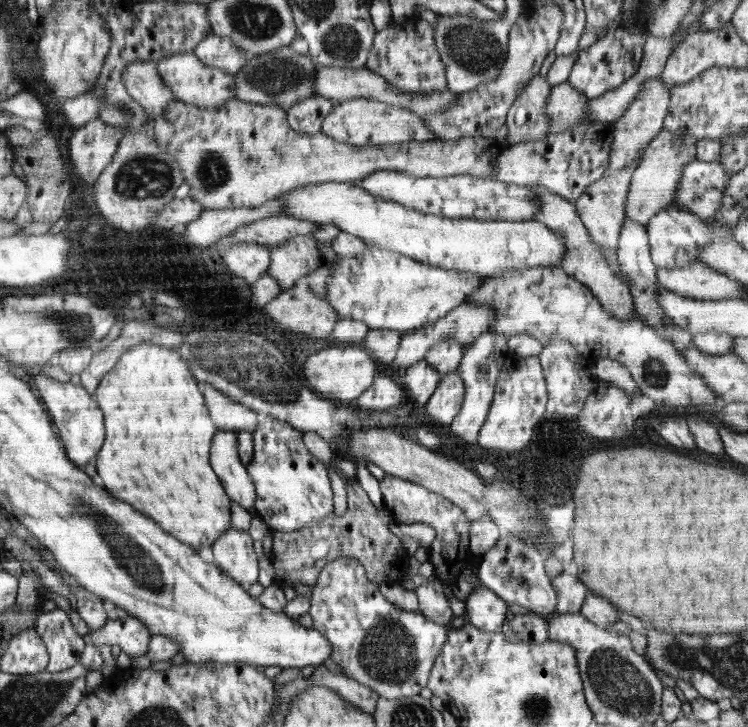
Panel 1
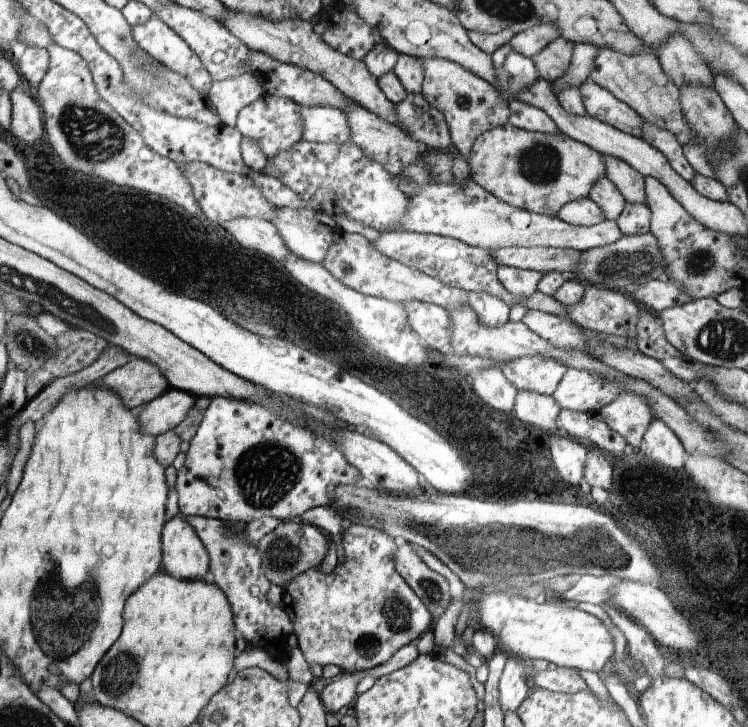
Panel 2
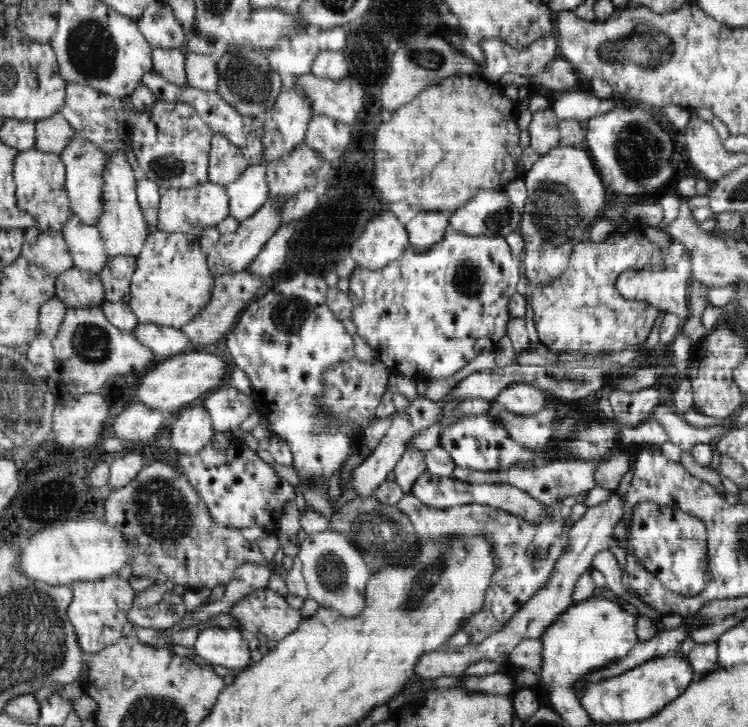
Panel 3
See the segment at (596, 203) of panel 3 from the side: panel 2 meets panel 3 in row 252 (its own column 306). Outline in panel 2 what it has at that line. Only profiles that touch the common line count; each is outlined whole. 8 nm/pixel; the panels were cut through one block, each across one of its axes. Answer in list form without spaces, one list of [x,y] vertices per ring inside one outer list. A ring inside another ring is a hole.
[[[300,520],[282,521],[256,544],[262,557],[261,565],[266,578],[272,584],[284,588],[303,572],[320,568],[330,546],[326,537],[326,533],[310,523]]]

